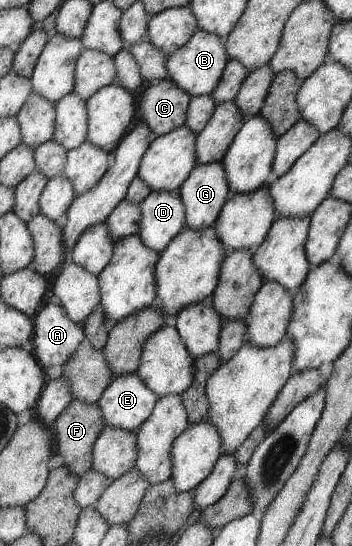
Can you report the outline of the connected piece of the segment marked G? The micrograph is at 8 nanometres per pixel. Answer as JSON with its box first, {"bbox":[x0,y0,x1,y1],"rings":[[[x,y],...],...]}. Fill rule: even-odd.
{"bbox":[178,160,233,230],"rings":[[[222,160],[198,164],[178,191],[187,209],[186,226],[195,230],[212,227],[233,195],[232,189]]]}

